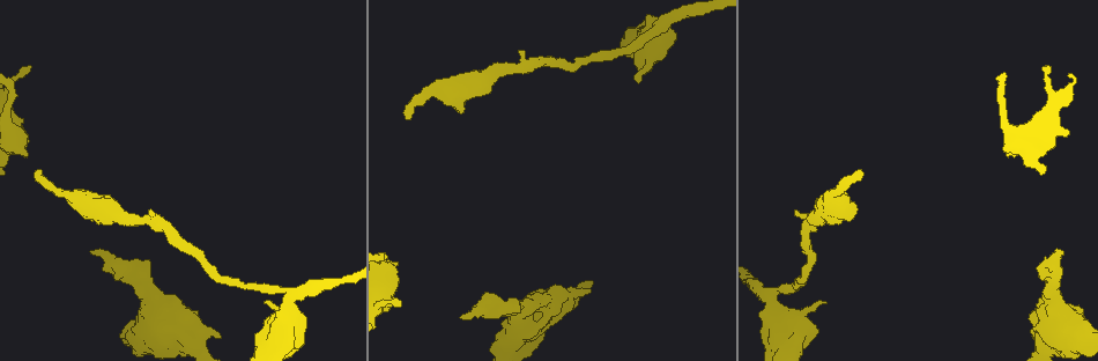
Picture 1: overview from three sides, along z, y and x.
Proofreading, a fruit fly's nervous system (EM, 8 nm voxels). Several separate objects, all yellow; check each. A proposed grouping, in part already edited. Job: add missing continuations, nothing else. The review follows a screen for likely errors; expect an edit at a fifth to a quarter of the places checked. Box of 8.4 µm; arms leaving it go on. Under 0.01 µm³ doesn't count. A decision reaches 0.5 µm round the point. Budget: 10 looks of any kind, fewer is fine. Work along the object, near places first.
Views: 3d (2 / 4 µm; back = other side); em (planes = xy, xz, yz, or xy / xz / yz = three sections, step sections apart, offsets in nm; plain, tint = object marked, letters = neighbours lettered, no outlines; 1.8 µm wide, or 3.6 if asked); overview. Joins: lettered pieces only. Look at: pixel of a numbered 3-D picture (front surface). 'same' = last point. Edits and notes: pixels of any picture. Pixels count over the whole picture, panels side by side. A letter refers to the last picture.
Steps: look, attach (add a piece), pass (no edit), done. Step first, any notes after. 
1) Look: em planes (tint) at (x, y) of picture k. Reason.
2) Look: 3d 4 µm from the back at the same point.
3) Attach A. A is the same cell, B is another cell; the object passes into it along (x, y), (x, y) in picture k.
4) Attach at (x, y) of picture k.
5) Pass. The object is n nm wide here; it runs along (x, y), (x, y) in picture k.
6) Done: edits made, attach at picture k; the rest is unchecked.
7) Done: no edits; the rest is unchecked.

Look: 3d 4 µm from the back at (93, 252) of picture 1. An open end.

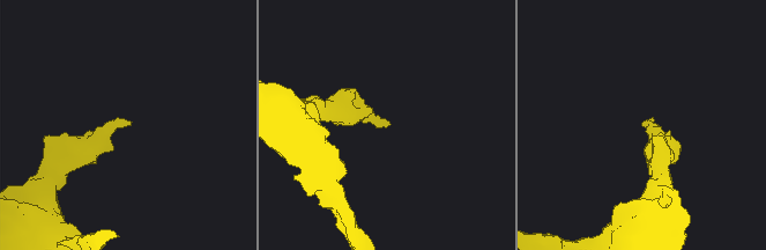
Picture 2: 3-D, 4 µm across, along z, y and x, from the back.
Look: em xz step 4 (tint) at (646, 123) of picture 2. Need the tissue.

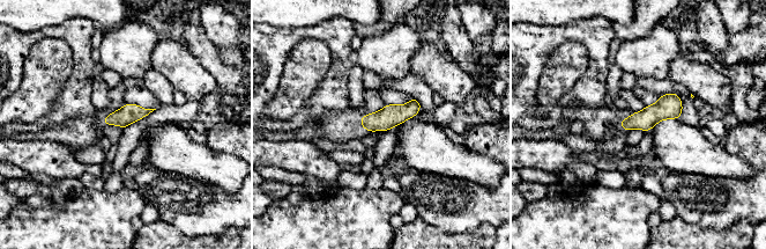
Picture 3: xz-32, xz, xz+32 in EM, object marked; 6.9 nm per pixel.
Look: em planes (letters) at the same point.

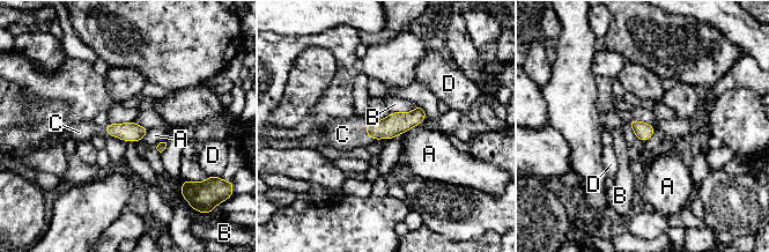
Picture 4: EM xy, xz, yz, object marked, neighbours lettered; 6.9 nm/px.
Attach C. C is the same cell, A, B and D are other cells; the object passes into it along (394, 124), (364, 132), (342, 134) in picture 4; the neuron continues.

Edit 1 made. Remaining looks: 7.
Look: overview.

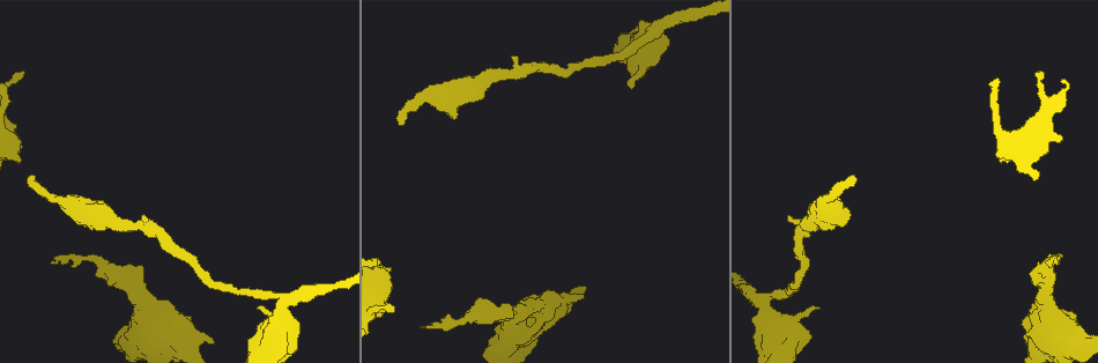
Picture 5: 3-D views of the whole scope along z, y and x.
Look: em planes (letters) at (394, 308) of picture 5. Tapers out.

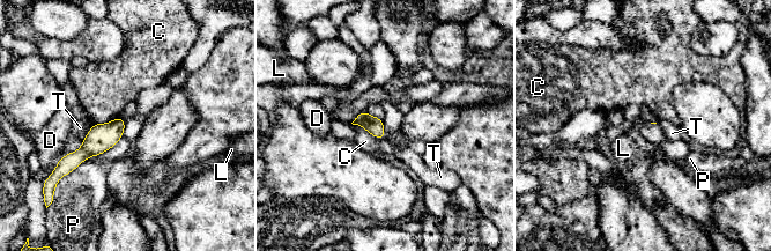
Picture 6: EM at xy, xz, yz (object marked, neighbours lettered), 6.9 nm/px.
Pass. C, D, L, P and T are other cells; none of them fits.

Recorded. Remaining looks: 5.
Look: 3d 2 µm at (33, 176) of picture 5. Long arm stops here.

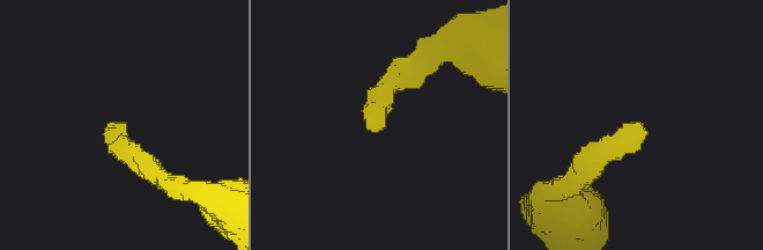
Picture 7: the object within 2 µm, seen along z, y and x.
Look: em planes (letters) at (122, 123) of picture 7.

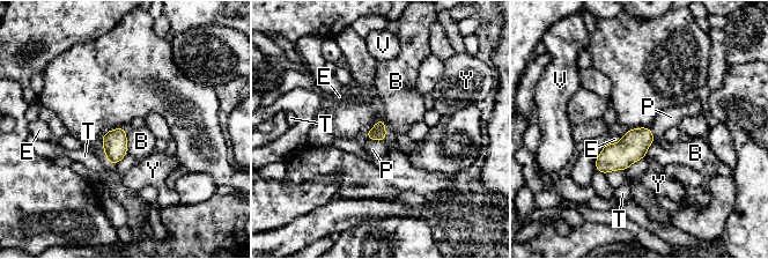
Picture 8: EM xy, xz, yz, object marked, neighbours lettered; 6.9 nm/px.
Attach P. P is the same cell, B, E, T, V and Y are other cells; it goes on there.

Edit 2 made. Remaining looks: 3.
Look: 3d 2 µm at (143, 214) of picture 5. Branch stops here.

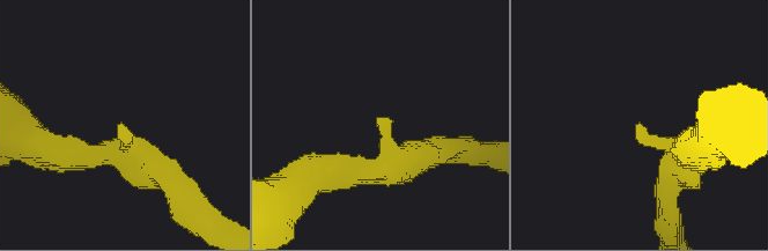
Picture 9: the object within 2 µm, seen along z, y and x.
Look: em planes (letters) at (378, 121) of picture 9.

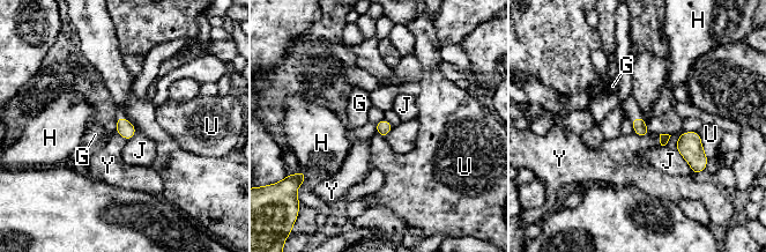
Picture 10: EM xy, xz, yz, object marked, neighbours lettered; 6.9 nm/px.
Pass. The longest contact is with J, 220 nm; G, H, J, U and Y are other cells; none of them fits.

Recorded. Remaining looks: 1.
Done: edits made, attach at picture 4, attach at picture 8; the rest is unchecked.

